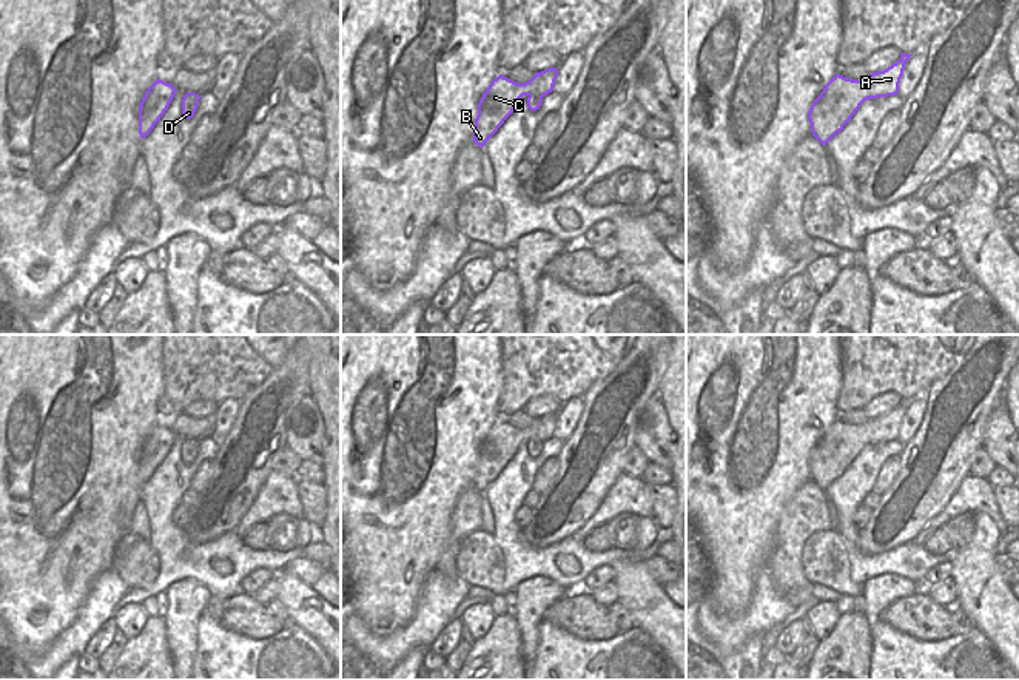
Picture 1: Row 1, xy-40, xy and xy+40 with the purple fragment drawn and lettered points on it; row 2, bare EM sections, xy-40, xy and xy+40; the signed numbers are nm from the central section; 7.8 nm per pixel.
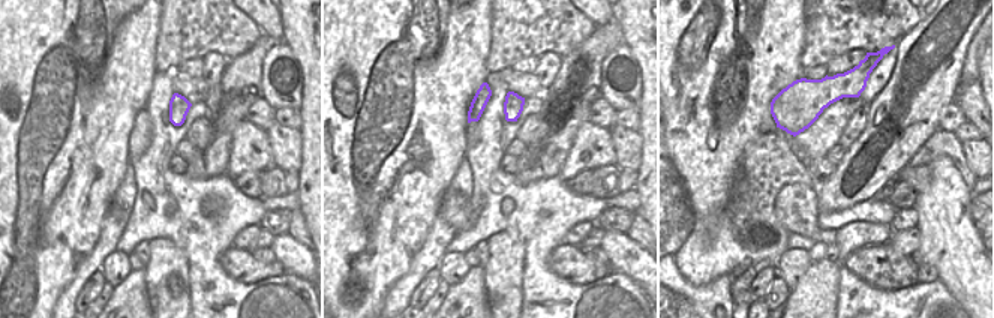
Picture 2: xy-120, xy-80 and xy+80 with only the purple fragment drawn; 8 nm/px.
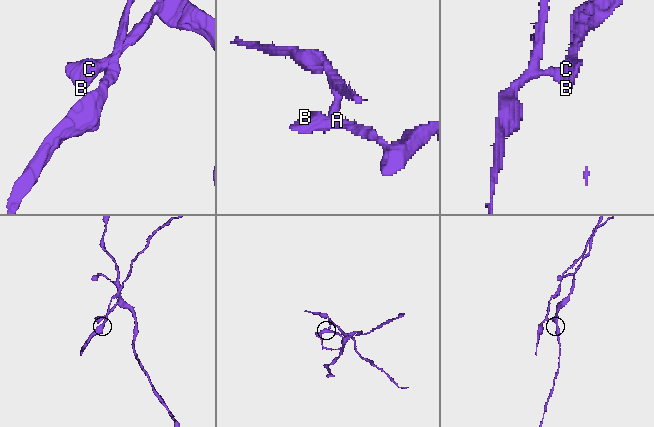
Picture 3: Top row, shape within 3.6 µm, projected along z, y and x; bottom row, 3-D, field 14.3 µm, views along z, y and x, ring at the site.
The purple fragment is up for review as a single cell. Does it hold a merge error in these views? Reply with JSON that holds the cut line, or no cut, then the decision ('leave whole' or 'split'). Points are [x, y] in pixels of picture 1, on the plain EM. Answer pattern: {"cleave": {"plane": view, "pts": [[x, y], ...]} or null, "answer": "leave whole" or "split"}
{"cleave": {"plane": "xy", "pts": [[529, 440], [541, 443]]}, "answer": "split"}

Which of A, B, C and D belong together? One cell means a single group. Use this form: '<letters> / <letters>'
A B C / D

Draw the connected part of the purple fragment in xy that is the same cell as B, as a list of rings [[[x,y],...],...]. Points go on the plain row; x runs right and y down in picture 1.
[[[547,413],[541,418],[535,418],[526,429],[516,429],[503,419],[493,424],[478,449],[473,487],[483,493],[513,458],[523,441],[547,441],[553,436],[557,422],[558,415]]]

